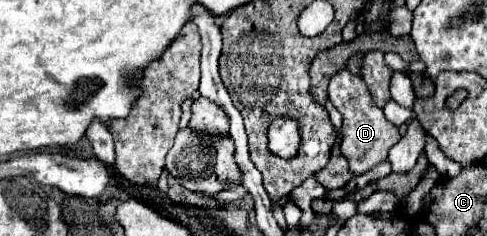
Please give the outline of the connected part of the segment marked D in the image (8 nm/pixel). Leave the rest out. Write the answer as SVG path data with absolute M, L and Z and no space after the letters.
M341 68L329 80L329 100L343 114L341 152L349 162L349 170L359 176L385 162L389 148L399 142L399 130L395 124L387 122L387 118L381 114L381 108L373 104L365 82L359 76L351 74L347 68Z

